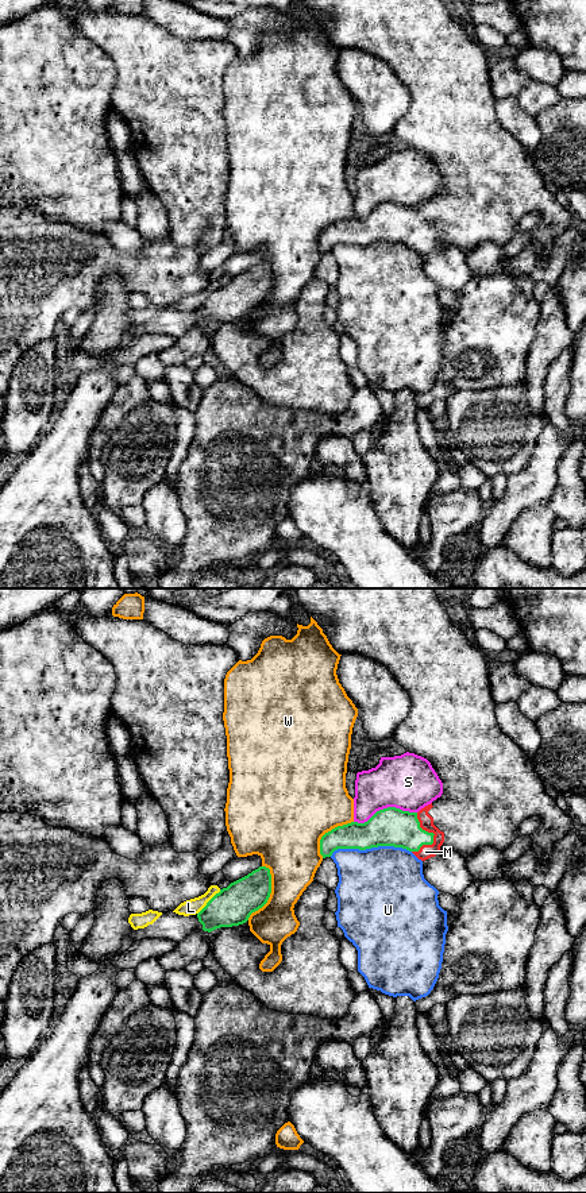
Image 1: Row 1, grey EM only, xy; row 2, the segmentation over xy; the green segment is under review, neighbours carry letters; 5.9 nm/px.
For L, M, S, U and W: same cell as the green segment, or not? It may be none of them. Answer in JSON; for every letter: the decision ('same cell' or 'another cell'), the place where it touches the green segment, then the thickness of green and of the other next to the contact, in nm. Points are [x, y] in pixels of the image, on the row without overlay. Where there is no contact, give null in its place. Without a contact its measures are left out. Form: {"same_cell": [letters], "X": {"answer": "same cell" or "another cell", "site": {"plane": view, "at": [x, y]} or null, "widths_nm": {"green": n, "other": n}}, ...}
{"same_cell": ["M"], "L": {"answer": "another cell", "site": {"plane": "xy", "at": [208, 297]}, "widths_nm": {"green": 240, "other": 100}}, "M": {"answer": "same cell", "site": {"plane": "xy", "at": [434, 230]}, "widths_nm": {"green": 220, "other": 90}}, "S": {"answer": "another cell", "site": {"plane": "xy", "at": [385, 204]}, "widths_nm": {"green": 220, "other": 340}}, "U": {"answer": "another cell", "site": {"plane": "xy", "at": [370, 243]}, "widths_nm": {"green": 220, "other": 500}}, "W": {"answer": "another cell", "site": {"plane": "xy", "at": [270, 288]}, "widths_nm": {"green": 240, "other": 320}}}

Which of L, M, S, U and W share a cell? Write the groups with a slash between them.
L / M / S / U / W

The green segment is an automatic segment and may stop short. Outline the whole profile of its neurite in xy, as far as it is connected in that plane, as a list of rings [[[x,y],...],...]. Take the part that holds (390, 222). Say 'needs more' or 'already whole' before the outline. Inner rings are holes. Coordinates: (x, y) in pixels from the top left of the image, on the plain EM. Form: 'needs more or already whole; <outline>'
needs more; [[[300,0],[302,1],[309,12],[312,12],[317,20],[323,24],[323,28],[327,31],[329,39],[339,50],[355,49],[362,50],[370,54],[377,55],[383,59],[398,77],[398,80],[408,88],[412,96],[412,104],[409,111],[404,115],[404,117],[394,126],[392,134],[401,142],[406,144],[409,148],[415,148],[427,154],[439,174],[443,178],[443,189],[440,193],[433,196],[431,200],[421,204],[419,208],[402,206],[396,202],[388,202],[377,206],[367,217],[358,219],[351,217],[343,221],[338,221],[331,227],[325,228],[320,235],[320,250],[323,254],[331,252],[332,248],[338,244],[359,244],[366,246],[378,242],[394,242],[402,243],[412,247],[419,255],[425,256],[431,252],[435,252],[440,247],[440,242],[444,244],[458,247],[464,254],[477,248],[479,244],[485,242],[496,243],[504,247],[508,242],[513,239],[516,233],[518,233],[517,223],[518,220],[529,215],[532,212],[539,212],[541,219],[539,224],[531,229],[533,239],[531,242],[531,247],[539,251],[539,259],[544,262],[548,256],[550,248],[555,239],[562,235],[568,227],[574,225],[574,216],[567,206],[560,205],[555,196],[547,189],[541,174],[539,173],[535,158],[529,154],[517,139],[514,139],[506,130],[500,126],[497,113],[496,113],[496,97],[493,96],[490,78],[489,78],[489,67],[490,67],[490,54],[478,43],[478,40],[471,39],[462,23],[452,18],[448,11],[447,3],[444,0]]]

